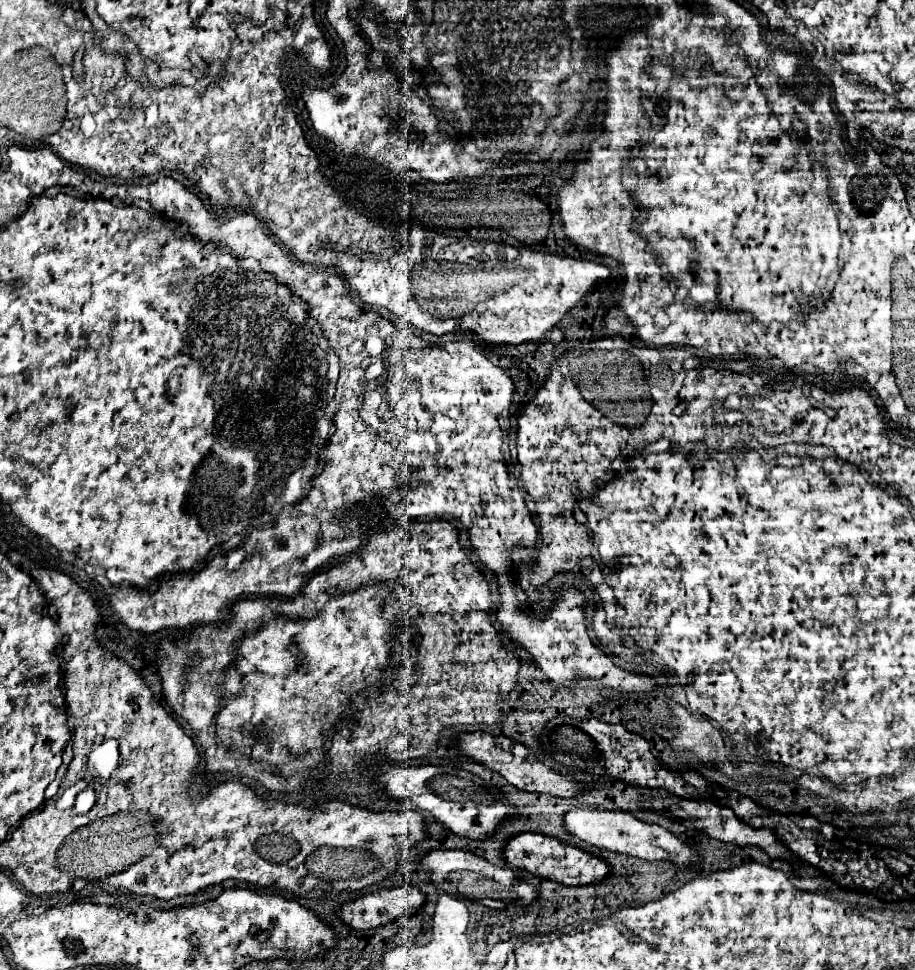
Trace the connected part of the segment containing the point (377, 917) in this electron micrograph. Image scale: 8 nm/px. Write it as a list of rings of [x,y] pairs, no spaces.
[[[414,885],[396,887],[396,889],[380,889],[376,893],[364,895],[352,903],[342,905],[340,917],[346,925],[358,931],[376,929],[380,925],[388,925],[400,917],[416,915],[426,903],[426,895]]]

